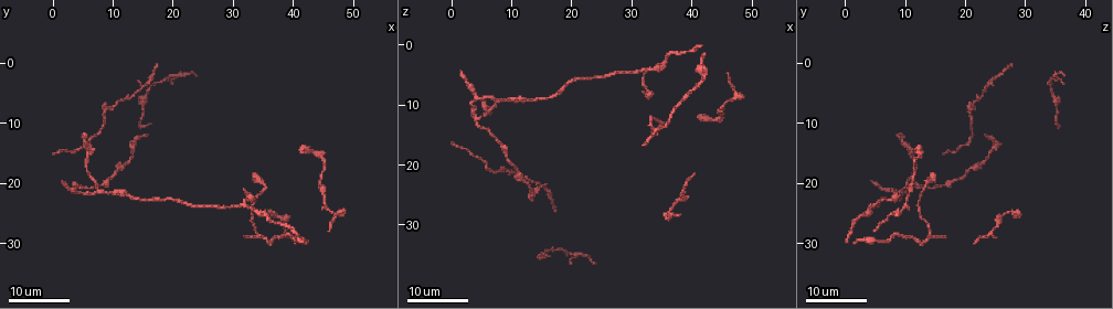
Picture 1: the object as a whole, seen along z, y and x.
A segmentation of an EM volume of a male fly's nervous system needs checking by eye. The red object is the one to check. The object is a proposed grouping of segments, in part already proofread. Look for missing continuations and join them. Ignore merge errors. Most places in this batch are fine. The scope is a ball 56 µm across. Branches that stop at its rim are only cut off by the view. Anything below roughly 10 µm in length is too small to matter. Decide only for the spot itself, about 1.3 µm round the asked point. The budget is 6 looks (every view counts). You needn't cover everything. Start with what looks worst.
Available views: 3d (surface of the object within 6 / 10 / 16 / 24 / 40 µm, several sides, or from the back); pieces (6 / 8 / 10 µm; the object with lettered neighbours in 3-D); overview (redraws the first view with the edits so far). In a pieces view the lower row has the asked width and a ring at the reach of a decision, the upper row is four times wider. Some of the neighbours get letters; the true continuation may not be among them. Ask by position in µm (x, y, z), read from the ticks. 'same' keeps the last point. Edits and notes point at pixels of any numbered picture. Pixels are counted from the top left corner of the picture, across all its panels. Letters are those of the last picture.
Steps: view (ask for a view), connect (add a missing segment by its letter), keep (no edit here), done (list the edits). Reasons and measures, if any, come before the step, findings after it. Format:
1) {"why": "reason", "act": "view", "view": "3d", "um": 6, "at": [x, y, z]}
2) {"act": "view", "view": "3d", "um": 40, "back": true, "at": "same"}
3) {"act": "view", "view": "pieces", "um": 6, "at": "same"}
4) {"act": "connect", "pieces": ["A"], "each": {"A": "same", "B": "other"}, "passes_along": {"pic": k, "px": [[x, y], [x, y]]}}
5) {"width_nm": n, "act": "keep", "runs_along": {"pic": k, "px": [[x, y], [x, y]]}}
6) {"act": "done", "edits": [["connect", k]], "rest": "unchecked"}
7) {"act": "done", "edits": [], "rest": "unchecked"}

{"why": "stops while still wide", "act": "view", "view": "3d", "um": 24, "at": [5.5, 11.5, 9.5]}

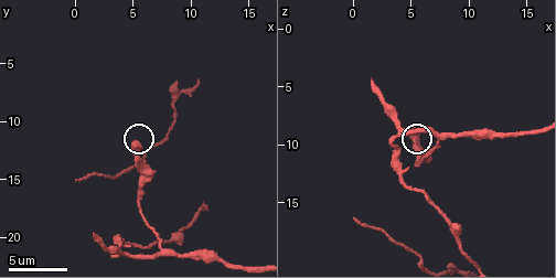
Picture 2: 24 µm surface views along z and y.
{"why": "see the neighbours", "act": "view", "view": "pieces", "um": 6, "at": "same"}

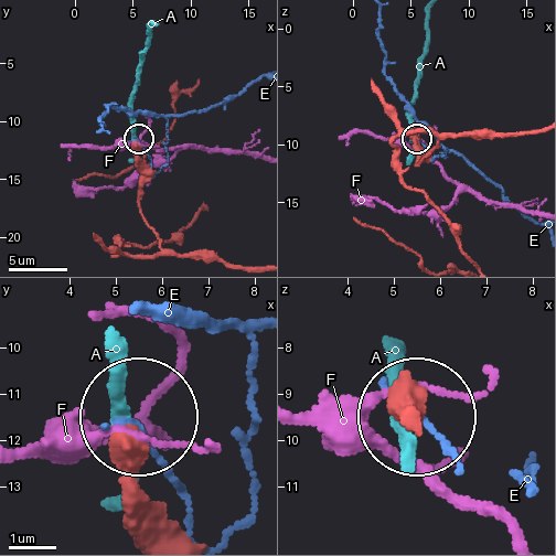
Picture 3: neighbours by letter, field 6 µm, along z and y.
{"act": "keep", "each": {"A": "other", "E": "other", "F": "other"}, "found": "none of them fits"}

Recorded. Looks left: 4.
{"why": "tapers out", "act": "view", "view": "3d", "um": 16, "at": [16.0, 12.0, 23.5]}

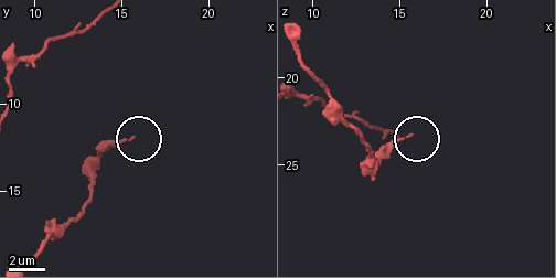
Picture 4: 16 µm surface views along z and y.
{"act": "view", "view": "3d", "um": 10, "at": [15.6, 12.0, 23.3]}

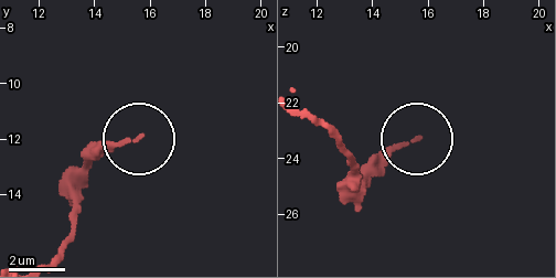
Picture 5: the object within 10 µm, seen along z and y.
{"act": "view", "view": "pieces", "um": 10, "at": [15.7, 12.0, 23.2]}

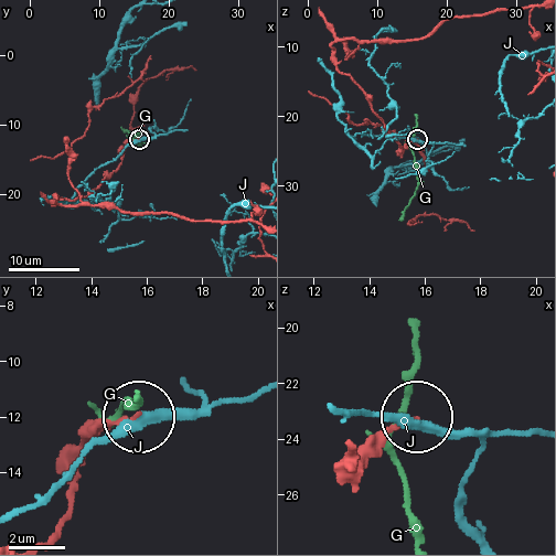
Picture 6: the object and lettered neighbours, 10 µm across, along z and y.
{"act": "keep", "each": {"G": "other", "J": "other"}, "found": "no lettered segment goes on from it"}

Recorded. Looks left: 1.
{"act": "done", "edits": [], "rest": "unchecked"}

